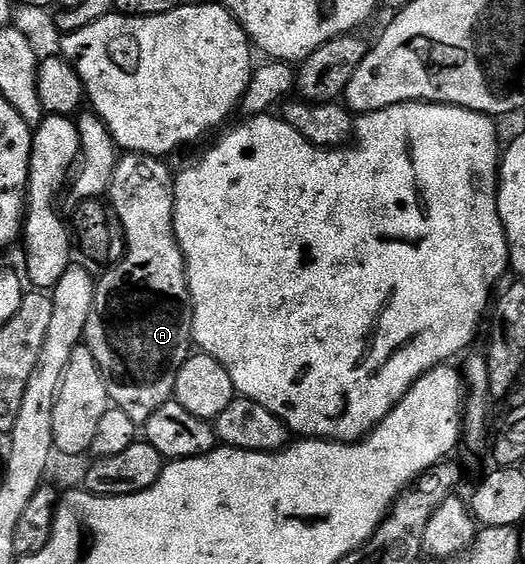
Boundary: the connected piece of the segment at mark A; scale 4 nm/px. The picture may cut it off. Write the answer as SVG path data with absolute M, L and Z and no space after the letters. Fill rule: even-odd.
M129 152L120 155L117 166L115 167L115 173L113 174L113 182L109 189L109 203L114 208L117 218L125 230L127 252L119 263L110 265L104 271L107 273L103 277L101 275L98 277L95 286L95 297L93 298L93 310L89 314L89 322L83 331L83 343L87 345L87 348L91 351L93 358L97 362L97 366L101 370L110 403L114 407L125 410L125 414L129 414L129 418L133 418L133 422L137 426L146 425L147 420L153 418L153 414L157 410L161 410L161 406L165 406L173 399L178 372L181 370L182 364L186 362L187 358L193 352L191 295L189 294L189 282L187 281L187 263L183 257L179 239L175 237L175 176L167 163L168 161L166 159L150 156L149 154L141 154L140 152Z

